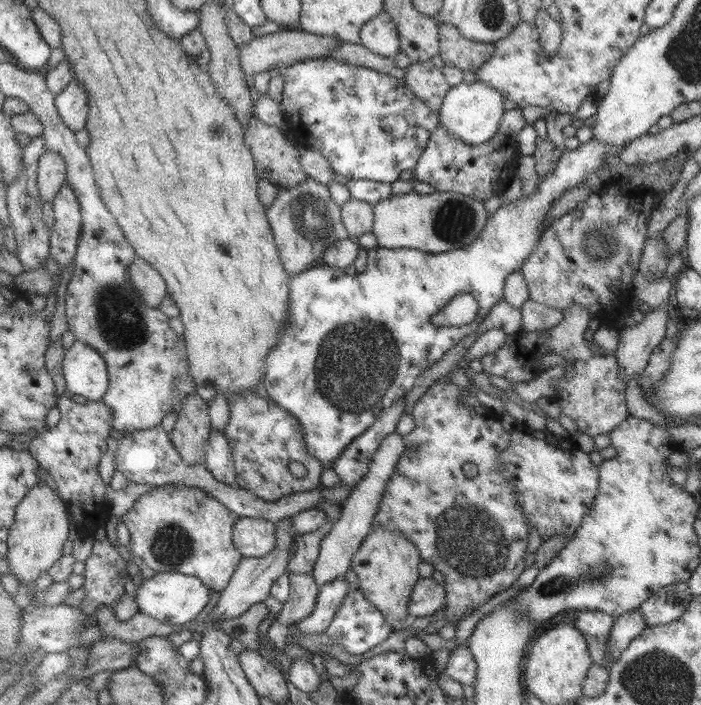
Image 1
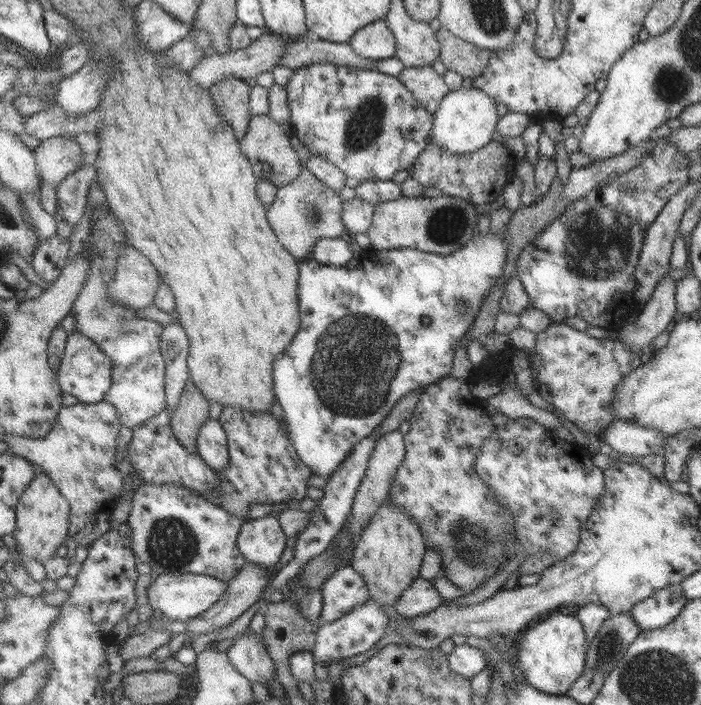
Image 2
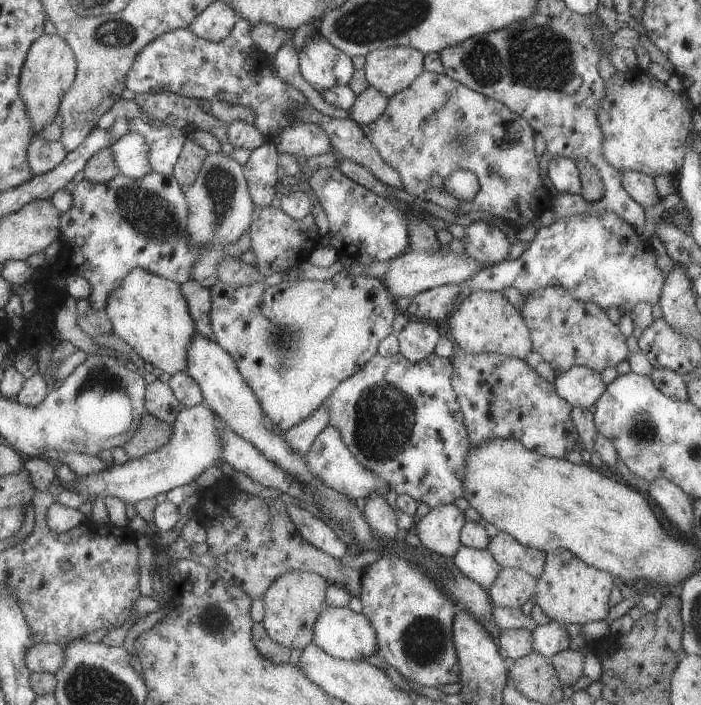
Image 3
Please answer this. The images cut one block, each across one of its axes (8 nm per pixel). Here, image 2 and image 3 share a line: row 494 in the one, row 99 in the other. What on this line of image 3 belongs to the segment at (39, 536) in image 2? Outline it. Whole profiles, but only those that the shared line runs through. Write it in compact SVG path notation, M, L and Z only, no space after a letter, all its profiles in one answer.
M41 34L33 40L27 52L19 76L19 96L25 104L25 112L31 120L31 128L37 133L45 124L52 122L59 109L61 96L73 83L76 74L76 61L69 44L56 34Z

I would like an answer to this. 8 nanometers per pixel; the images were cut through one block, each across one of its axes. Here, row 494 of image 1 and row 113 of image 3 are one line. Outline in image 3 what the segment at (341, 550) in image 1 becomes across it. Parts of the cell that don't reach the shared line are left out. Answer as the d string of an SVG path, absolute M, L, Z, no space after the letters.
M369 86L364 92L356 96L353 106L349 110L349 119L359 127L377 120L387 106L388 97L379 90Z

